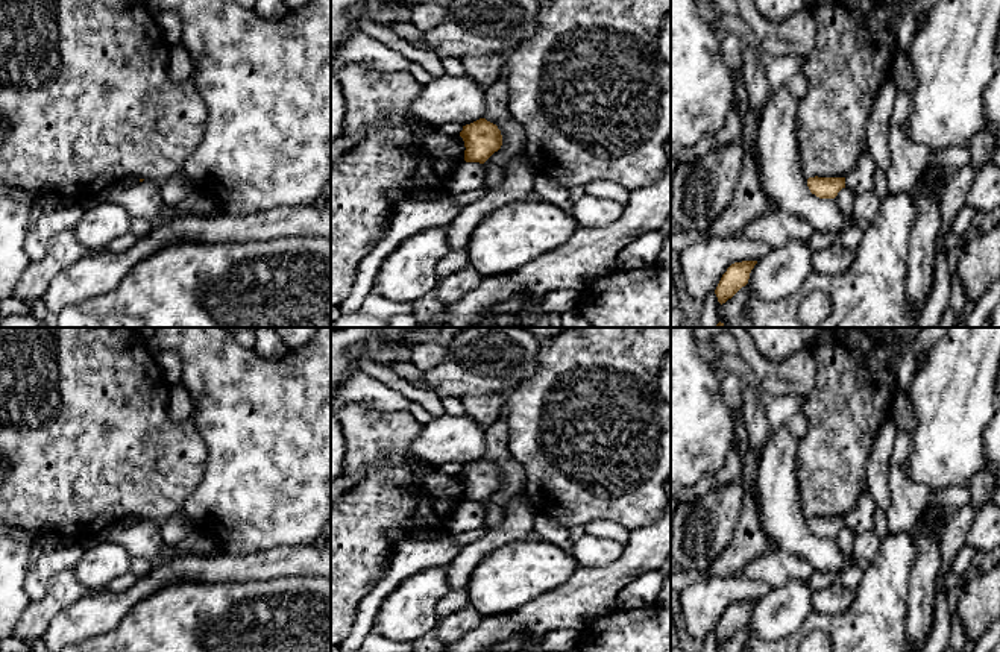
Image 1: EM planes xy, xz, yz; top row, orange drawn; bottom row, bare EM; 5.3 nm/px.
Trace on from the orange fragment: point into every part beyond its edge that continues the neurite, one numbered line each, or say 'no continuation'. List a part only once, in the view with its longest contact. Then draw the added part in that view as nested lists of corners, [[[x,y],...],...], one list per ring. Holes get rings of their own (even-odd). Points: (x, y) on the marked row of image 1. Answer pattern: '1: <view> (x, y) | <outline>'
no continuation

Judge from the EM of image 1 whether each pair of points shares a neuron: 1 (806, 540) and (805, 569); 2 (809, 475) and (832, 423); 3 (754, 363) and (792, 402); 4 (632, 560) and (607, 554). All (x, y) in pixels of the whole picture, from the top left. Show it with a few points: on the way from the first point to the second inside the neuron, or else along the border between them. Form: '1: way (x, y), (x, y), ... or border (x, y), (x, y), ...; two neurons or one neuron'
1: border (776, 548), (801, 555), (815, 570); two neurons
2: way (821, 463), (832, 452), (832, 435); one neuron
3: border (768, 394), (805, 396); two neurons
4: border (624, 546), (618, 557), (603, 566), (583, 566); two neurons

